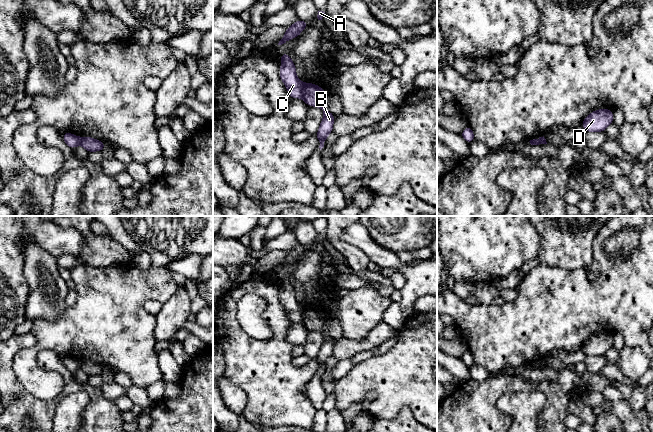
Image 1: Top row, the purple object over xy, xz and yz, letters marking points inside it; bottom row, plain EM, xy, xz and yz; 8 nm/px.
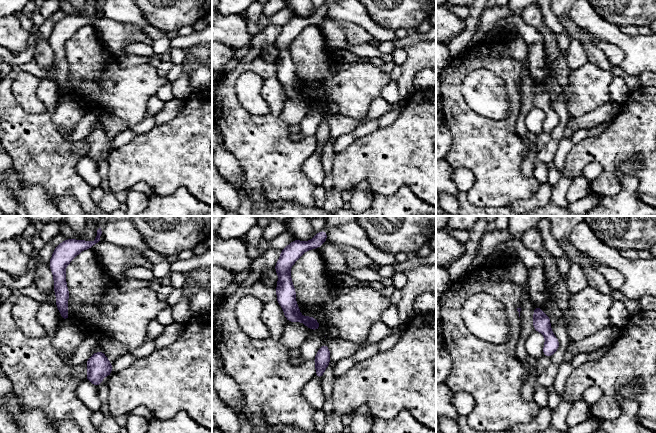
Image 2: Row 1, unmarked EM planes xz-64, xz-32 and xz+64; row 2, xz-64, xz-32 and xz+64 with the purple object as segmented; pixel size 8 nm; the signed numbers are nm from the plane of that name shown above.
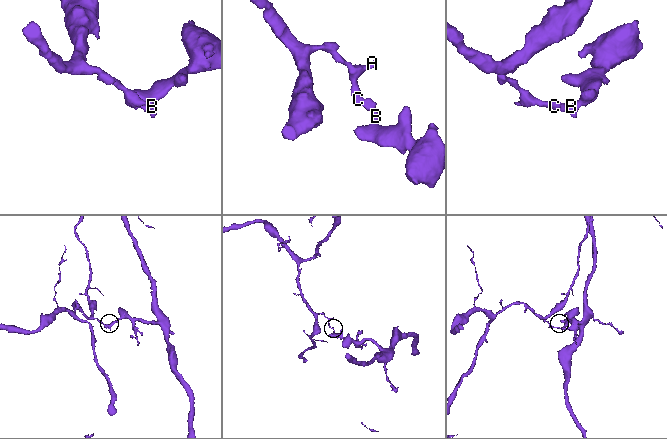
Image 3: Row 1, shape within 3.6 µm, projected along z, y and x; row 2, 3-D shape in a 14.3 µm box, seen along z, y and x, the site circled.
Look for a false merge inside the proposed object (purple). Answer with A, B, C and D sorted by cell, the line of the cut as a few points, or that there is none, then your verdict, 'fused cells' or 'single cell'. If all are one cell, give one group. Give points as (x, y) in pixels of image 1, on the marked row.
groups A C / B D; cut xz (304, 84), (302, 97); fused cells

